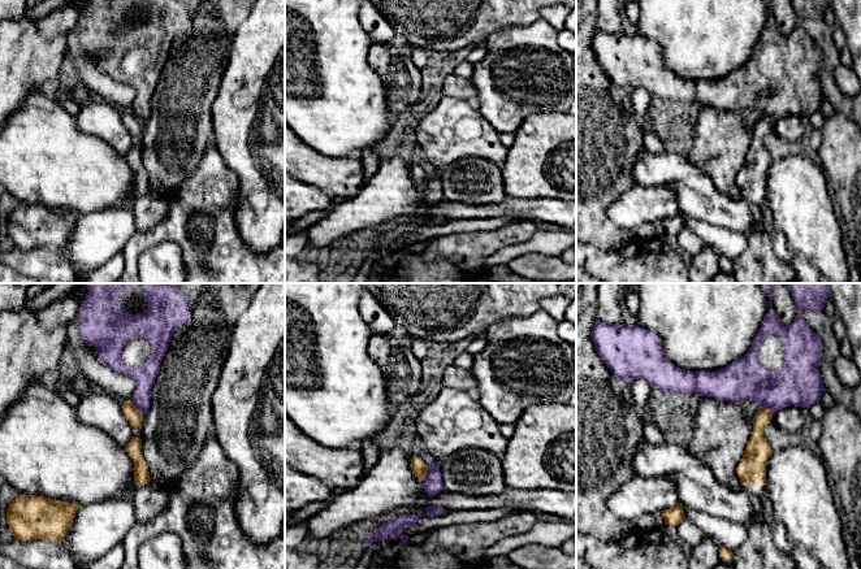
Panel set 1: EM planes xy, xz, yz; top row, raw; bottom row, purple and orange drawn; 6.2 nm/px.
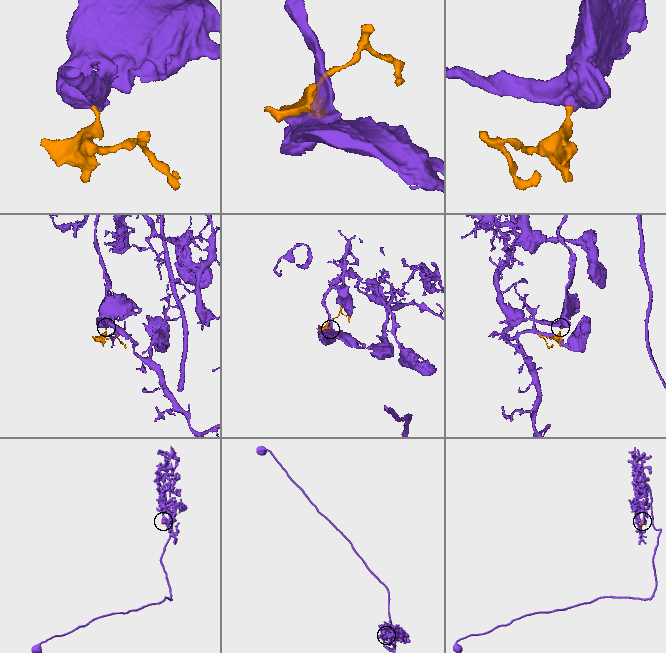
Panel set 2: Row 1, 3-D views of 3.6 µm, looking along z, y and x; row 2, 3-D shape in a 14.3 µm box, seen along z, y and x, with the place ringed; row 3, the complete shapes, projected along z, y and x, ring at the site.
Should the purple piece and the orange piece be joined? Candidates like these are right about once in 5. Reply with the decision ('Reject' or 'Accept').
Reject

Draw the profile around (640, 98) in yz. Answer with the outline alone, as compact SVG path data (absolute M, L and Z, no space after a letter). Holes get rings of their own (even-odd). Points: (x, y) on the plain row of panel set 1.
M642 87L628 90L628 94L633 105L635 117L642 130L644 148L654 155L663 153L667 149L659 136L652 130L648 118L648 107L652 95Z

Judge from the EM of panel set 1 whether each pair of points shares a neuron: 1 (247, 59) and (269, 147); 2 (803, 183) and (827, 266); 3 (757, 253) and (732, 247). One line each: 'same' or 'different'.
1: same
2: same
3: different

